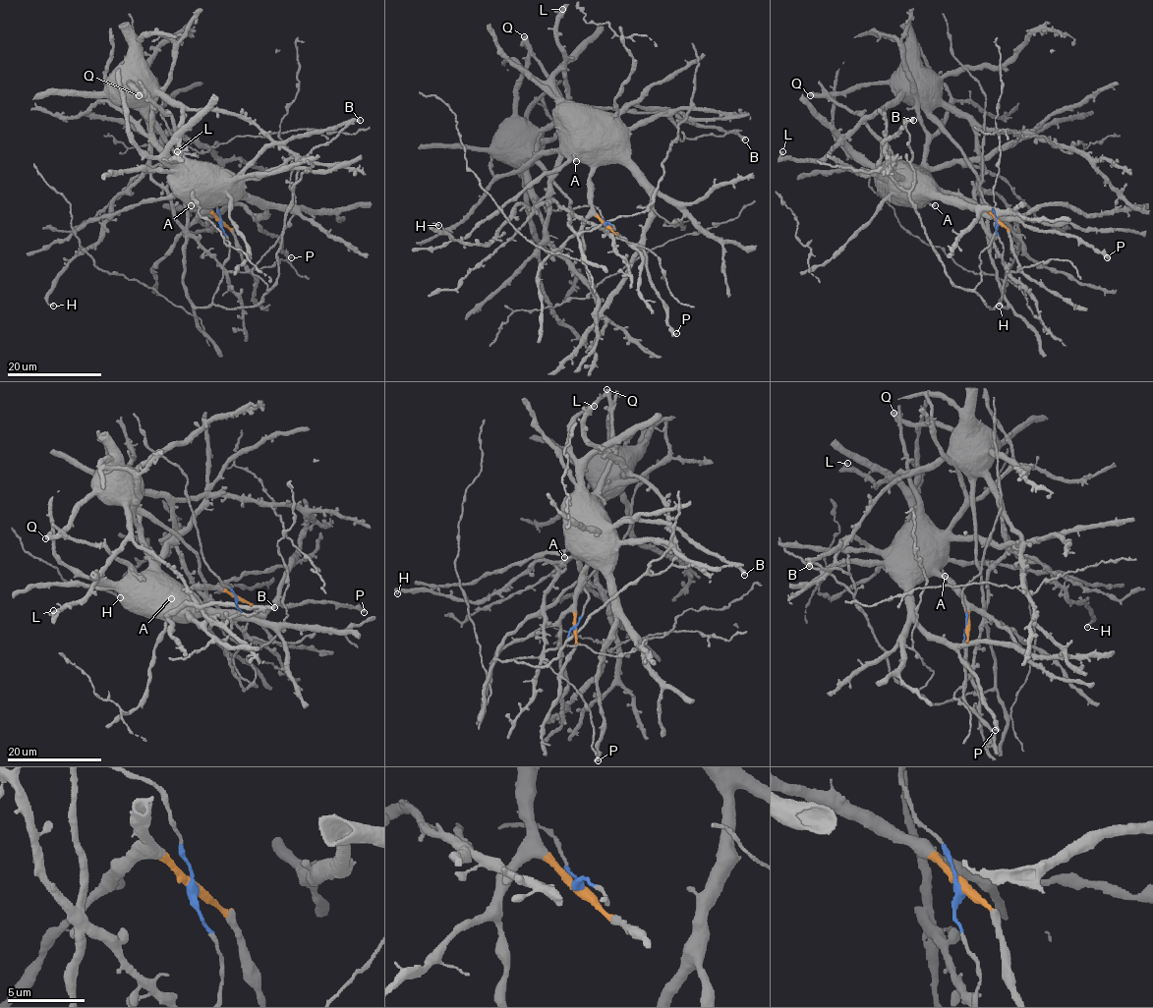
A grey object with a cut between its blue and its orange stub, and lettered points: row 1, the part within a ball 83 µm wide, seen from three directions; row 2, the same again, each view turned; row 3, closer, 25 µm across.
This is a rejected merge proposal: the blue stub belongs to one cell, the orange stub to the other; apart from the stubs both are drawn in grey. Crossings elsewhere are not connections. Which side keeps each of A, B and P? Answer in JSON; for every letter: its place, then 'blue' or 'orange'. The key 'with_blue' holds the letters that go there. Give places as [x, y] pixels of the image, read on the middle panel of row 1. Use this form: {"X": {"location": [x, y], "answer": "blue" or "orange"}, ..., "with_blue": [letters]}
{"A": {"location": [576, 161], "answer": "orange"}, "B": {"location": [745, 140], "answer": "orange"}, "P": {"location": [676, 333], "answer": "orange"}, "with_blue": []}

